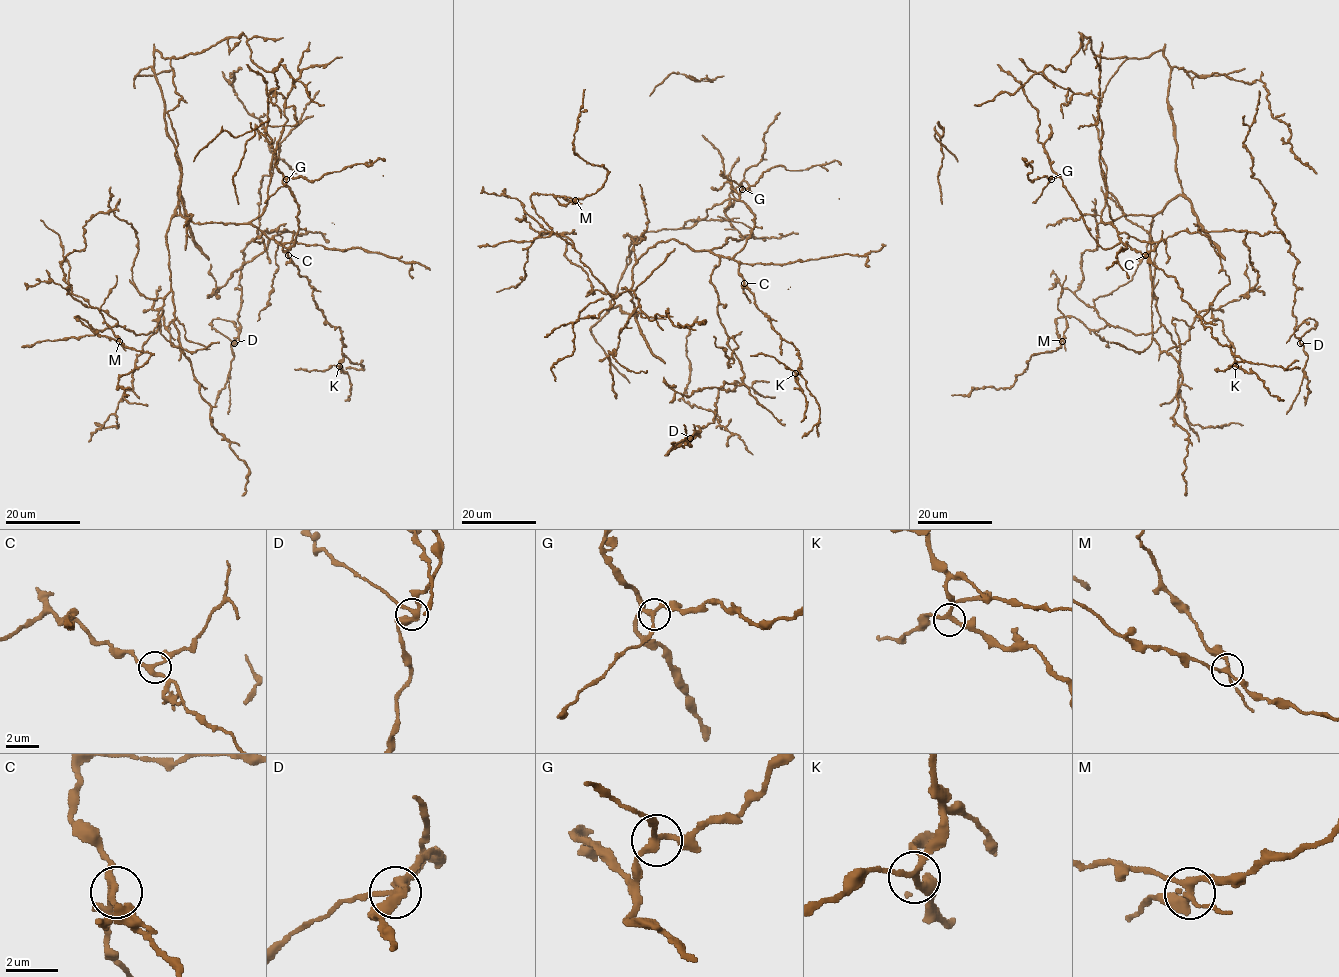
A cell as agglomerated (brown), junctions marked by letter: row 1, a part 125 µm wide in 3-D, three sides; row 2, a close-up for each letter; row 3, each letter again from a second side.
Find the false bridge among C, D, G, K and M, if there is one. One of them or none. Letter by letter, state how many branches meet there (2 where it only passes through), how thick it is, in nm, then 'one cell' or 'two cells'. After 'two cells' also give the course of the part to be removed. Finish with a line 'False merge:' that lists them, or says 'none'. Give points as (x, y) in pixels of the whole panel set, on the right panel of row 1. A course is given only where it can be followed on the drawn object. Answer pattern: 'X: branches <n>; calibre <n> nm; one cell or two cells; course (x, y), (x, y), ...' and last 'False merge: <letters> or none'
C: branches 3; calibre 240 nm; one cell
D: branches 3; calibre 240 nm; one cell
G: branches 3; calibre 240 nm; one cell
K: branches 4; calibre 200 nm; one cell
M: branches 4; calibre 240 nm; two cells; course (1063, 341), (1066, 322), (1057, 303), (1066, 275)
False merge: M

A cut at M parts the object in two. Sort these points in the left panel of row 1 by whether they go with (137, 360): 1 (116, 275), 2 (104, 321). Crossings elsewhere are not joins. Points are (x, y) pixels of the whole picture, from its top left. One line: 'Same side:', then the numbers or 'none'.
Same side: none

